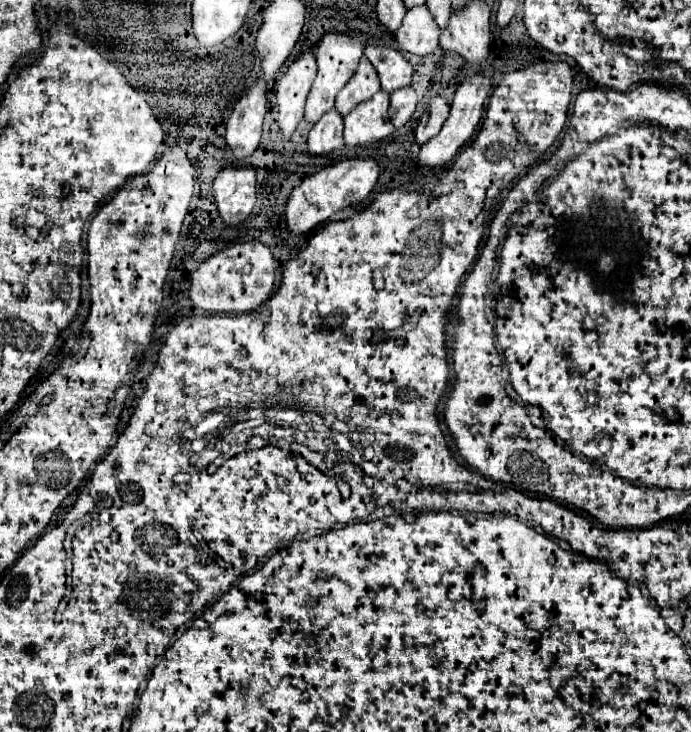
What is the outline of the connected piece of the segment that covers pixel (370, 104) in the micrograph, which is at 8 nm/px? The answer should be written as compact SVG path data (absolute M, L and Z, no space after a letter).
M376 92L370 100L352 108L344 116L344 142L346 146L366 146L378 142L394 132L388 118L390 96L386 92Z

